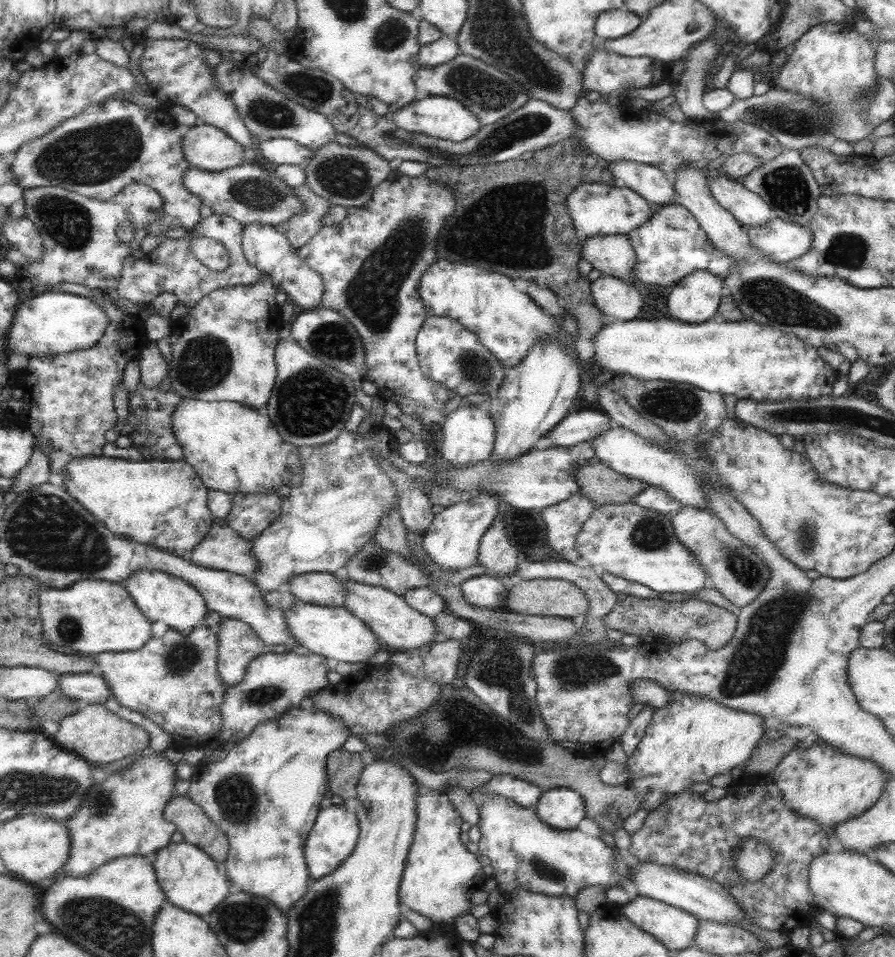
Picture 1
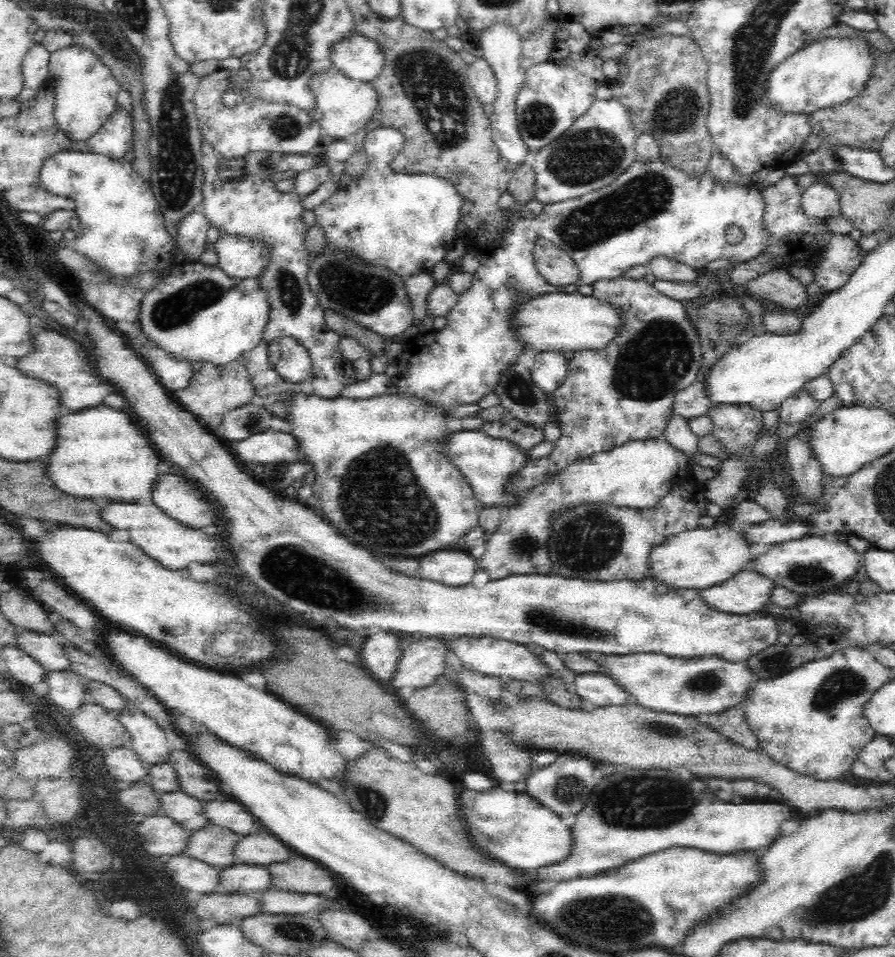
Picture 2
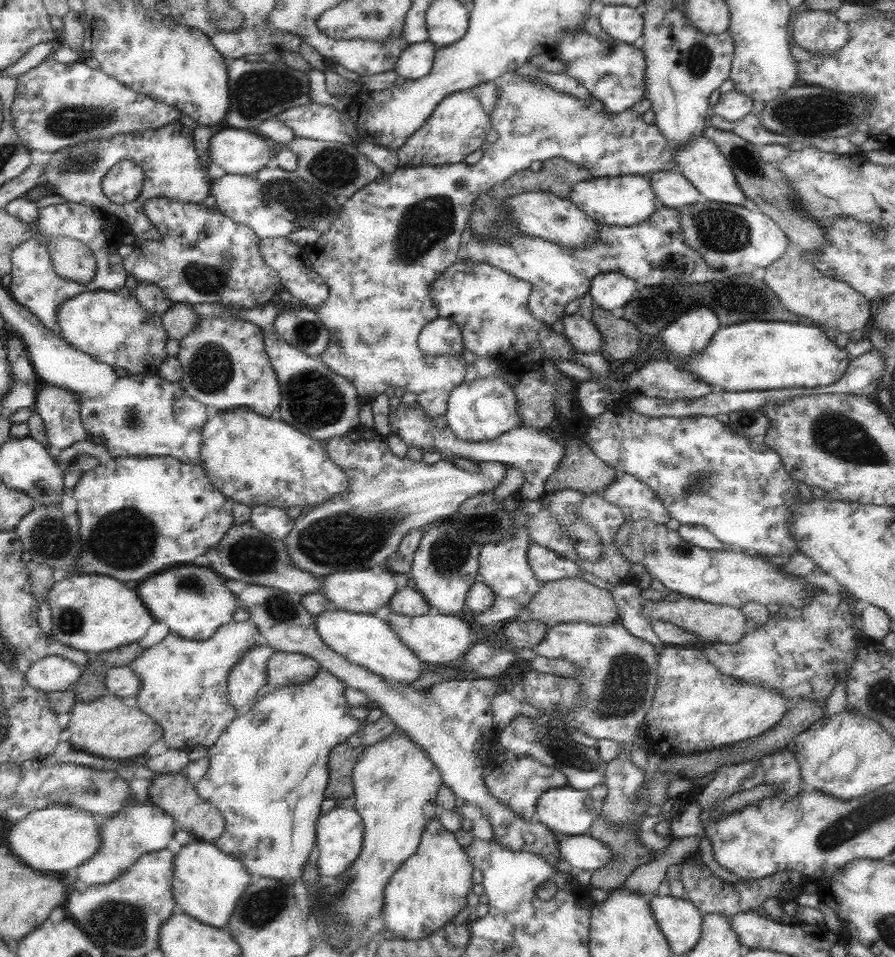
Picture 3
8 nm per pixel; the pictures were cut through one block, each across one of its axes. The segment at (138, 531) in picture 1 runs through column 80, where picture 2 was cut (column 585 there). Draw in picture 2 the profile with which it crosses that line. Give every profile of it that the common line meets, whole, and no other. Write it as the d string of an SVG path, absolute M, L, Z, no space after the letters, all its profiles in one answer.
M664 436L644 442L626 442L610 452L600 452L590 458L566 466L560 474L534 486L518 498L518 504L504 512L502 524L488 538L486 552L478 560L480 570L490 576L490 582L520 576L520 574L550 574L552 562L548 556L550 524L556 512L572 510L582 504L608 504L618 508L646 510L656 506L668 492L672 492L674 476L680 466L690 466L682 450L674 448Z

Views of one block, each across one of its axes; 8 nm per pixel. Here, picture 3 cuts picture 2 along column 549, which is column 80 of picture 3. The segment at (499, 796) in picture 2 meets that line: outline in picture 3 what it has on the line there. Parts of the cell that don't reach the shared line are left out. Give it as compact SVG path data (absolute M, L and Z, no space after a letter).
M47 806L43 810L29 812L23 820L11 824L7 830L7 848L15 854L25 866L41 872L67 872L69 868L79 868L101 846L101 828L85 810L69 806Z

